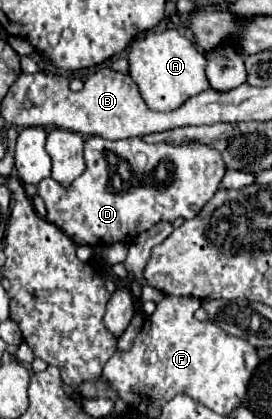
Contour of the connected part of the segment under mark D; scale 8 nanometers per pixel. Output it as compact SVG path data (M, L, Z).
M90 136L84 146L84 160L86 170L68 186L60 186L54 178L44 178L38 182L38 196L46 204L46 218L56 224L76 244L130 244L138 234L150 230L158 222L174 222L176 218L194 218L202 206L214 196L218 184L226 172L220 152L212 150L204 144L182 144L170 146L162 144L146 144L140 138L126 138L126 140L106 140L102 136Z

